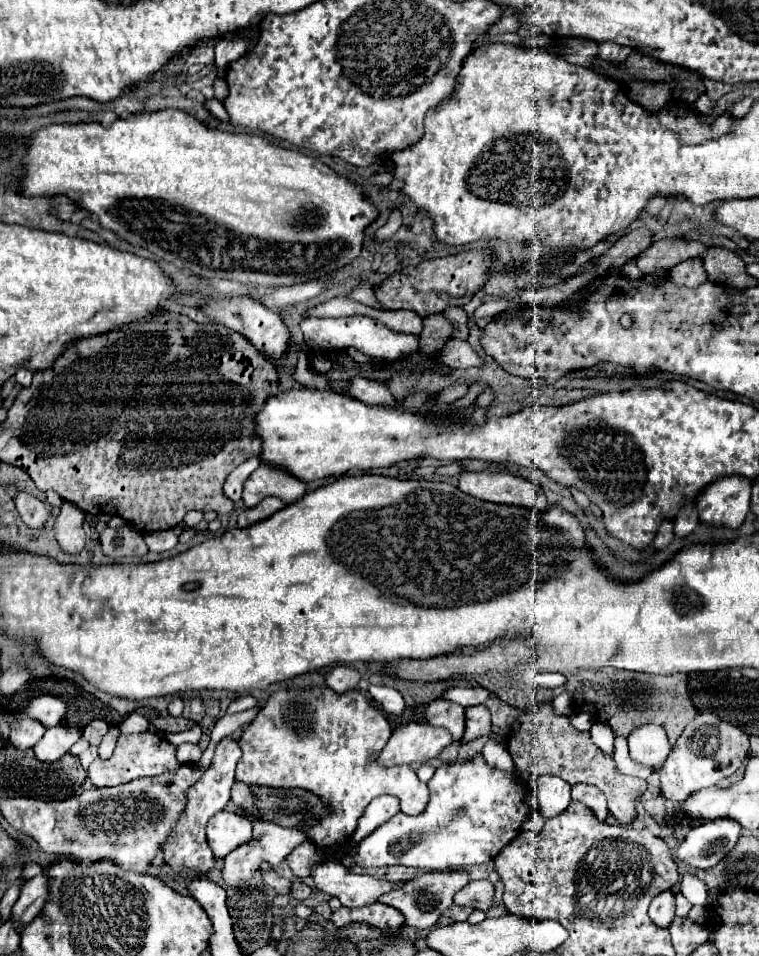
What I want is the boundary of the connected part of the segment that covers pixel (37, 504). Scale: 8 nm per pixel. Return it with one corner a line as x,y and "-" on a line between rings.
15,490
15,498
13,498
15,506
17,506
17,512
19,516
23,518
23,522
31,528
43,528
45,526
45,520
47,520
47,504
41,502
39,498
35,498
33,494
29,492
23,492
23,490

